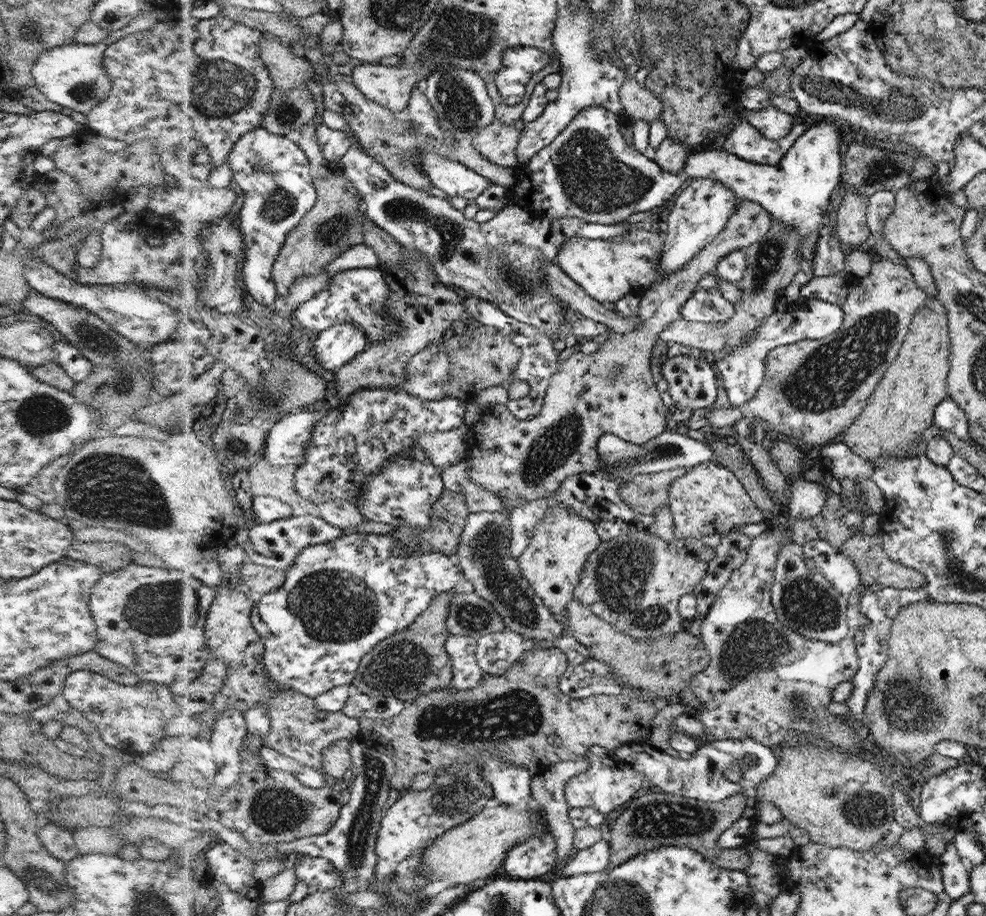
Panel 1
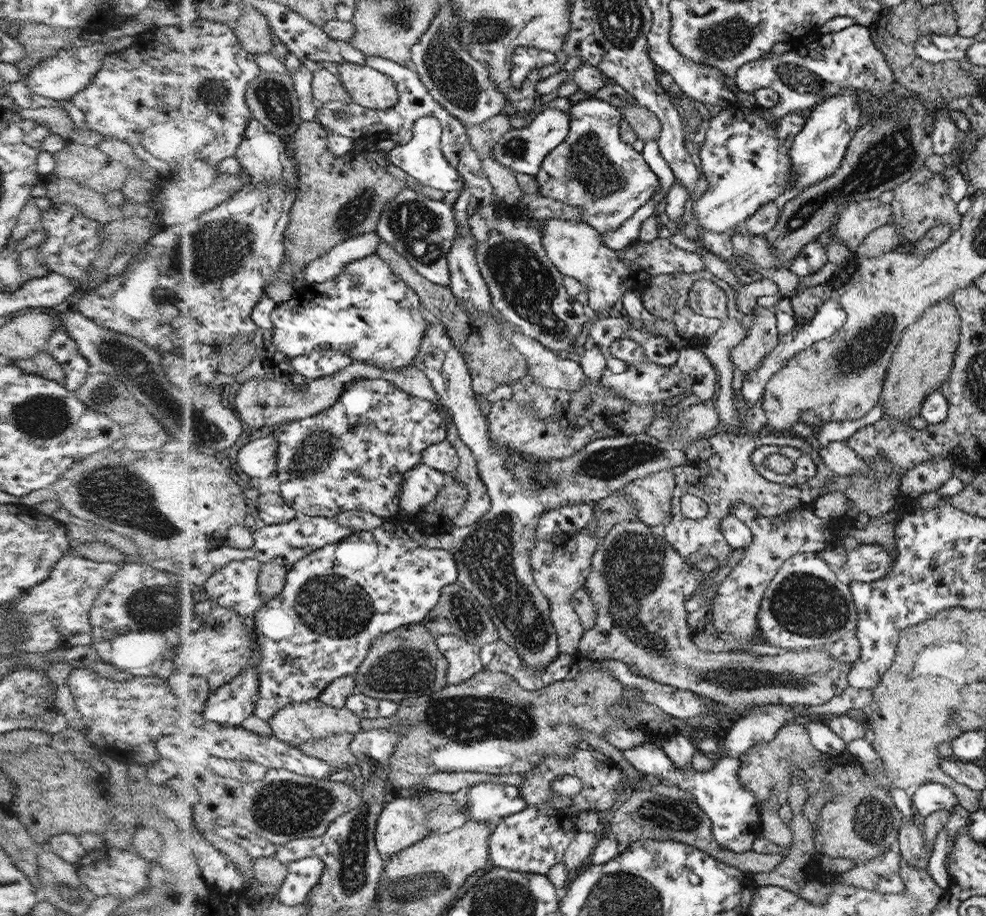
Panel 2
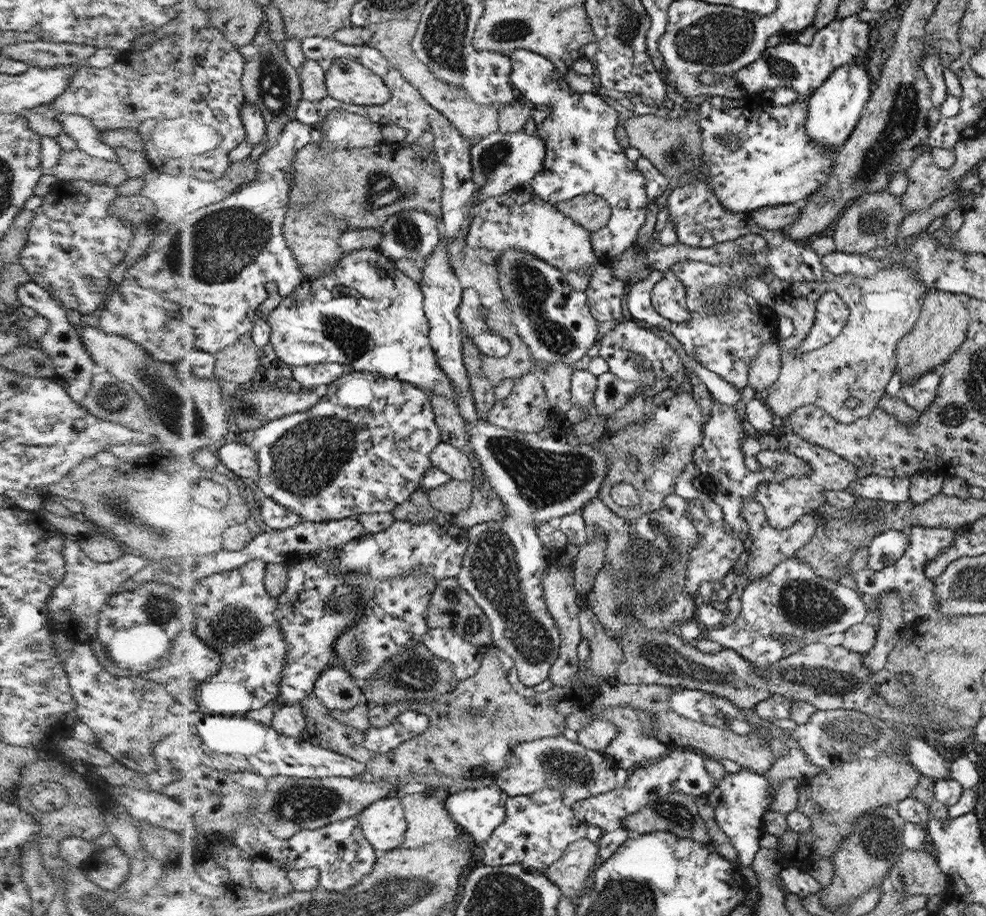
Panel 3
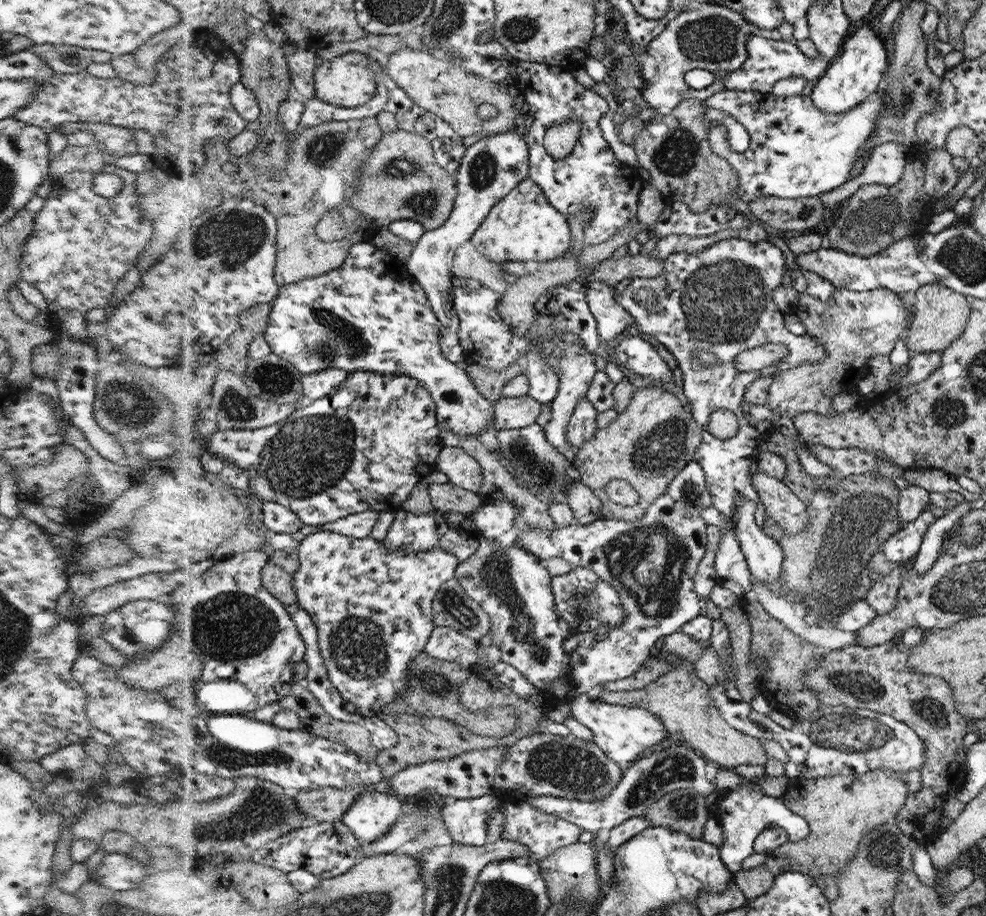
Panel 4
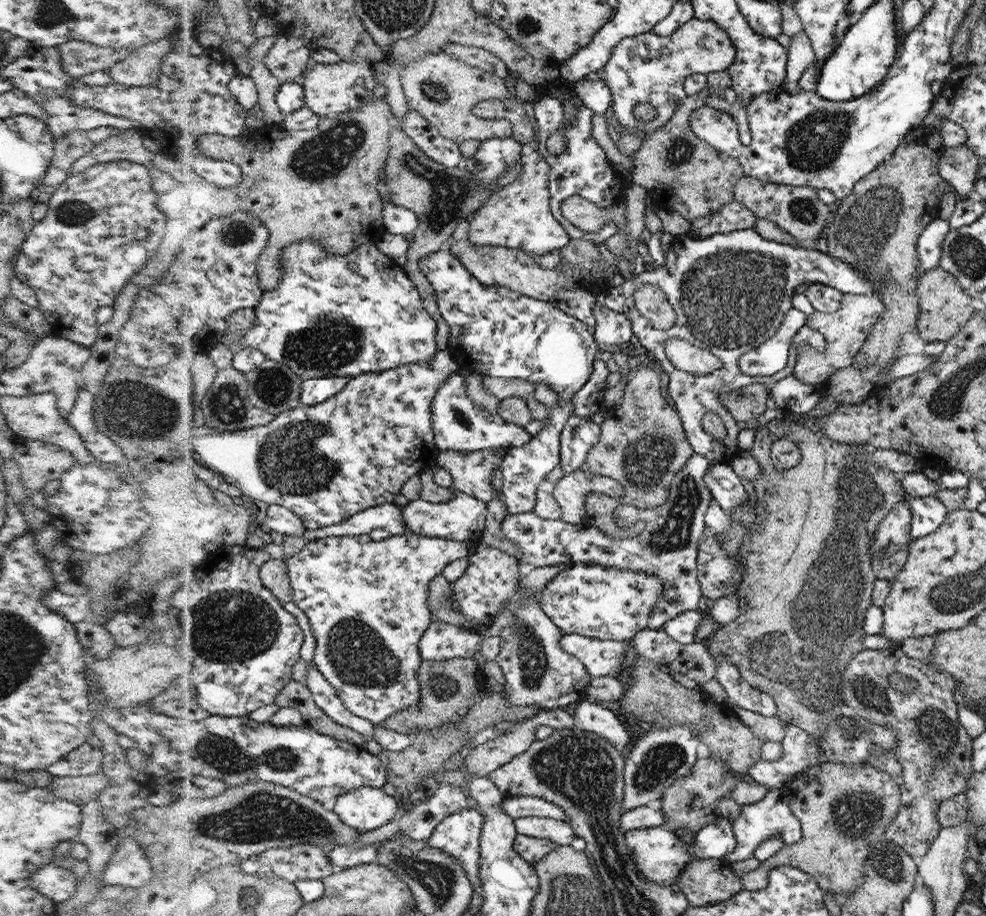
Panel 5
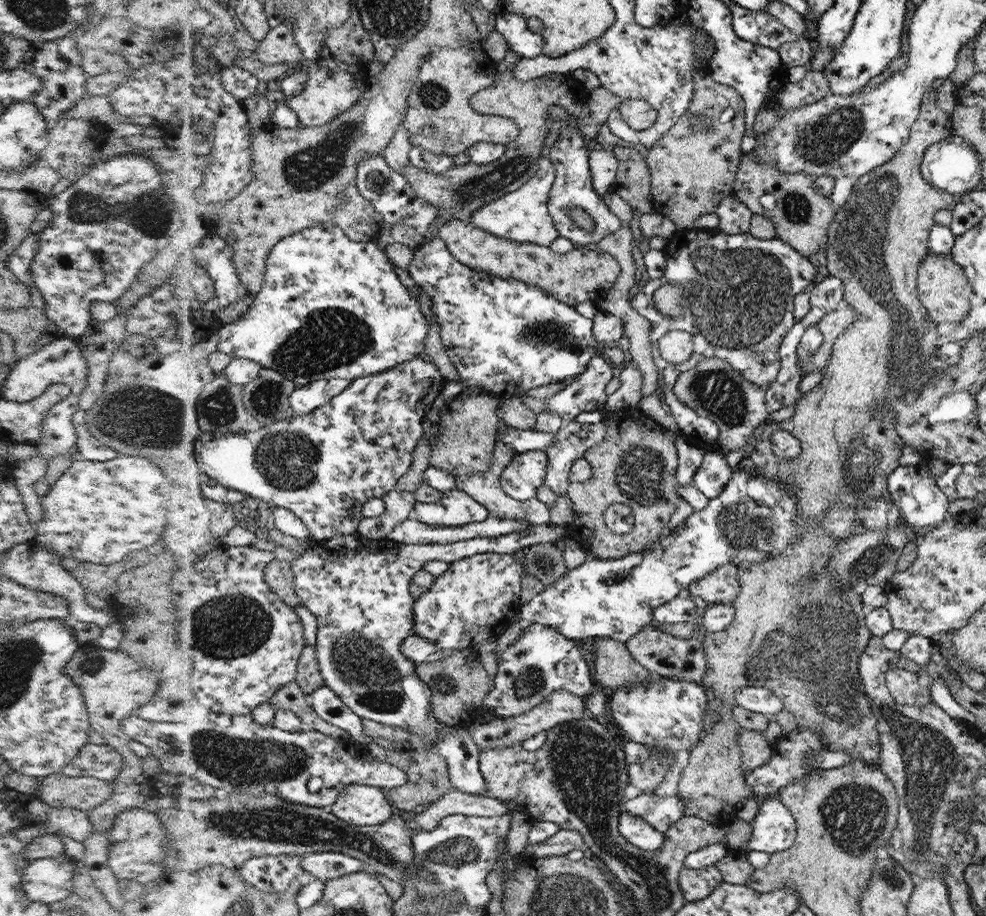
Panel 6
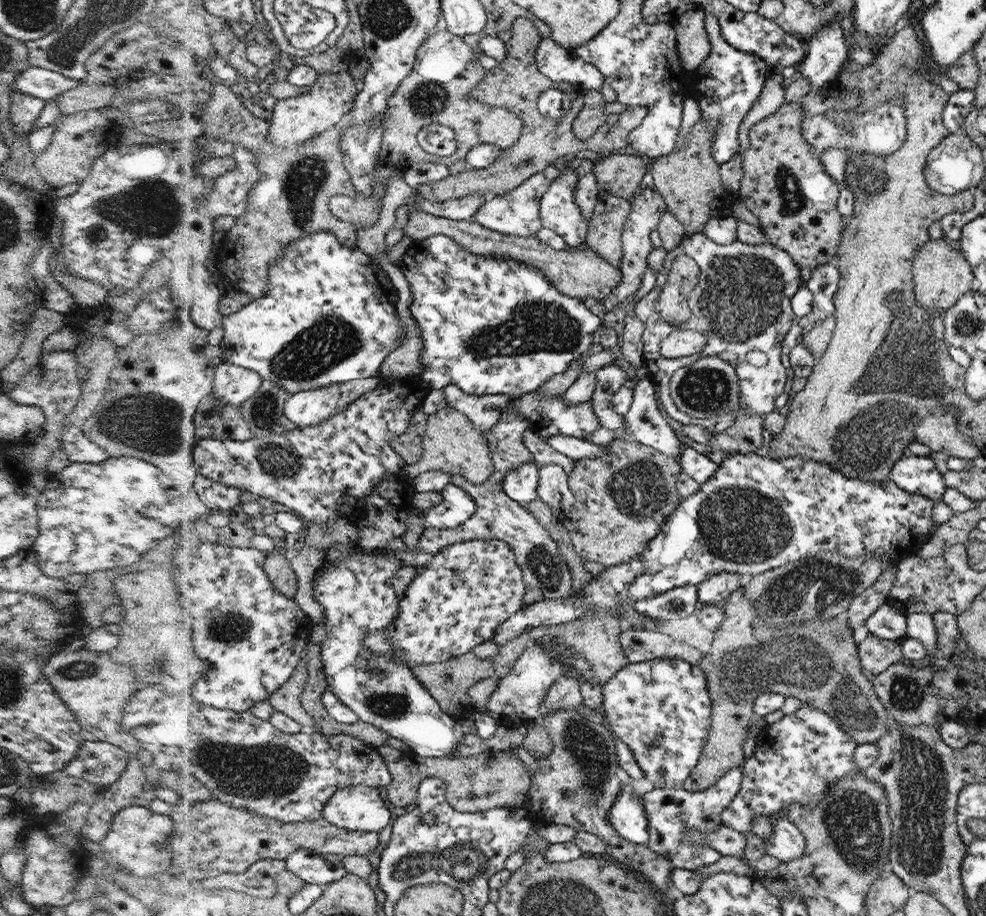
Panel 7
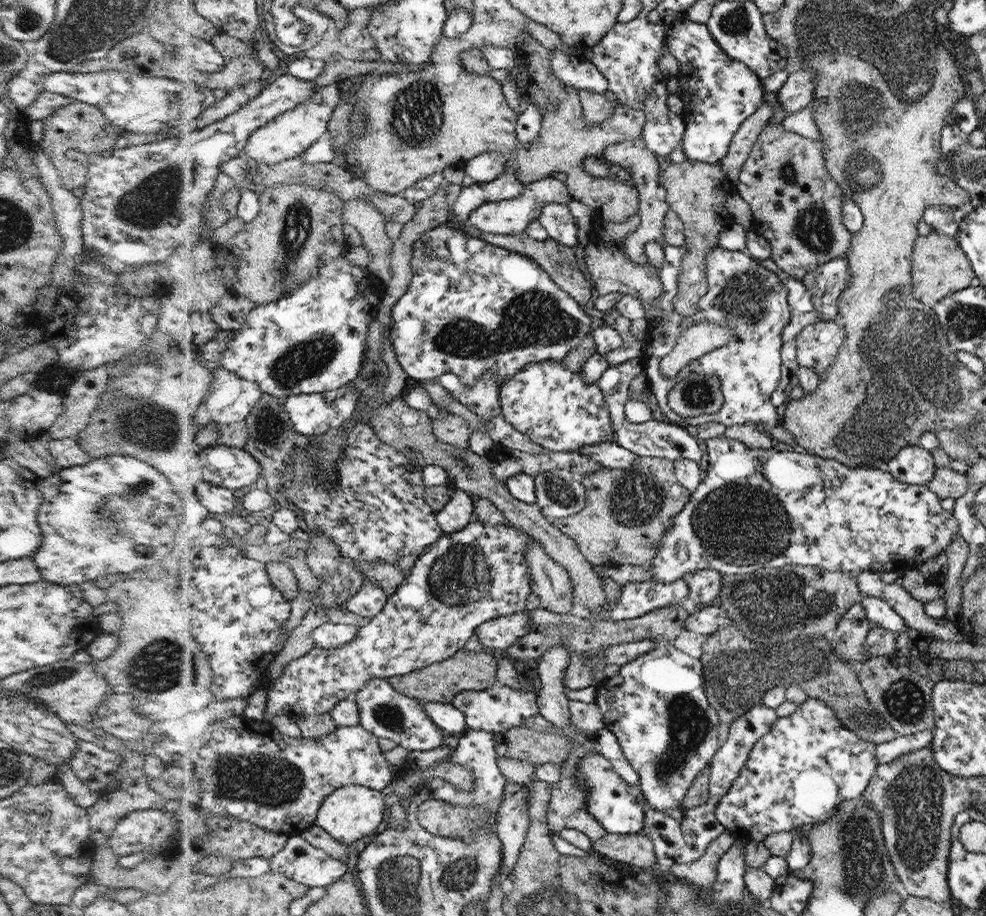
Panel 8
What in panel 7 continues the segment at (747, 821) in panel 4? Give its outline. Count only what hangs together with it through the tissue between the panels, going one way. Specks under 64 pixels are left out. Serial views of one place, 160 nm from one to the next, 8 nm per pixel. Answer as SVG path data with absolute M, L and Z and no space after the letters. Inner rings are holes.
M784 814L773 818L773 834L764 838L766 852L781 862L790 862L805 854L806 843L804 834Z

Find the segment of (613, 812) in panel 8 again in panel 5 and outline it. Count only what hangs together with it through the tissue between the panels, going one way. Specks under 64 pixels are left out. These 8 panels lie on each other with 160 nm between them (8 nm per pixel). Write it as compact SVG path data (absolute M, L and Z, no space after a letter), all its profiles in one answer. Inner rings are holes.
M642 827L626 833L626 844L633 857L638 872L649 881L657 882L661 885L677 884L680 874L693 862L696 857L690 844L685 844L684 840L677 835L676 831L668 827Z

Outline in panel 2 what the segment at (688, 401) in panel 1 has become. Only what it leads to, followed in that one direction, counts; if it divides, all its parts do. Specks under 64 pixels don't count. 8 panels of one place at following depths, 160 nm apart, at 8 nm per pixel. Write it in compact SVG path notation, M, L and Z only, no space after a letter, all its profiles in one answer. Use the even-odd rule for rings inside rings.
M630 338L616 339L610 344L610 354L613 358L624 361L628 369L624 372L613 374L603 373L601 384L612 395L618 395L623 399L633 401L634 404L667 404L683 396L696 395L702 400L708 400L714 396L716 370L706 355L698 348L690 346L679 349L679 357L674 366L660 366L648 360L644 349Z

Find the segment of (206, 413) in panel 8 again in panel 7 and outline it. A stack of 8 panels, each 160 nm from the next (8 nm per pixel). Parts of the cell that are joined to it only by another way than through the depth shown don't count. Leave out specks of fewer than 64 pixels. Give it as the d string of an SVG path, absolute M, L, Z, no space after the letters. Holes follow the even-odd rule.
M217 358L216 380L213 394L230 404L244 406L261 391L265 380L259 372L226 363Z

